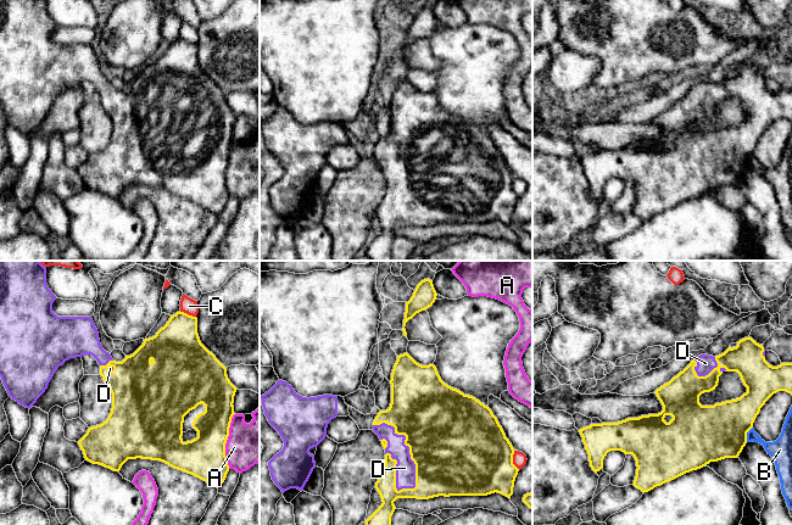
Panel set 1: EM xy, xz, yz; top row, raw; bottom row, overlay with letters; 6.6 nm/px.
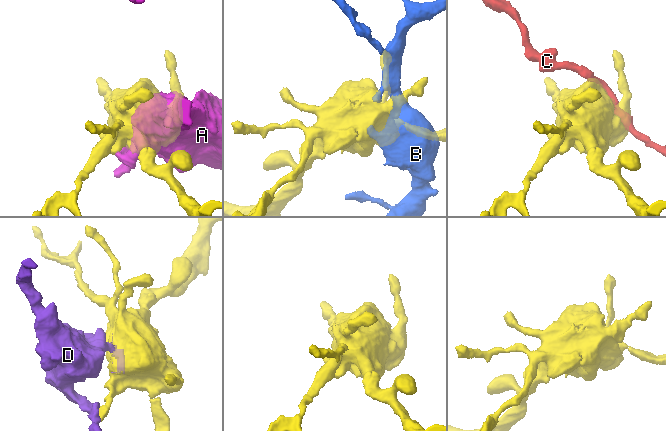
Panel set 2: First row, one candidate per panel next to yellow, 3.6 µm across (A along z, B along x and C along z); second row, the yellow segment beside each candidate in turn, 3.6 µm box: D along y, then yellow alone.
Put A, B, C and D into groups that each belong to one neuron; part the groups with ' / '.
A / B / C / D

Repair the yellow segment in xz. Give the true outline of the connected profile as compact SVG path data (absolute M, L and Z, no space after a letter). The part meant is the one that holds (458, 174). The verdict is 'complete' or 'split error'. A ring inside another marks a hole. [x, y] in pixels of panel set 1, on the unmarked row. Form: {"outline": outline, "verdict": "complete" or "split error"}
{"outline": "M407 79L397 83L391 100L391 130L373 149L373 158L385 177L385 195L375 210L381 233L366 247L364 255L373 261L392 261L391 244L397 225L429 227L439 223L513 222L519 196L513 191L514 175L492 138L473 123L464 122L445 111L434 91L422 93Z", "verdict": "split error"}

